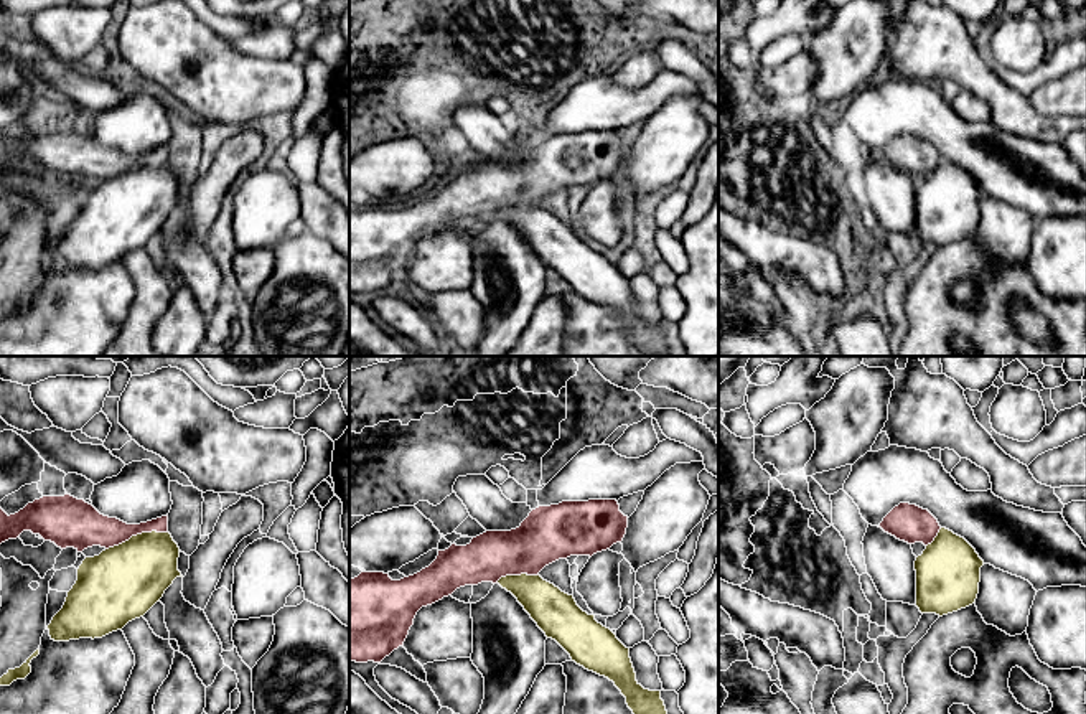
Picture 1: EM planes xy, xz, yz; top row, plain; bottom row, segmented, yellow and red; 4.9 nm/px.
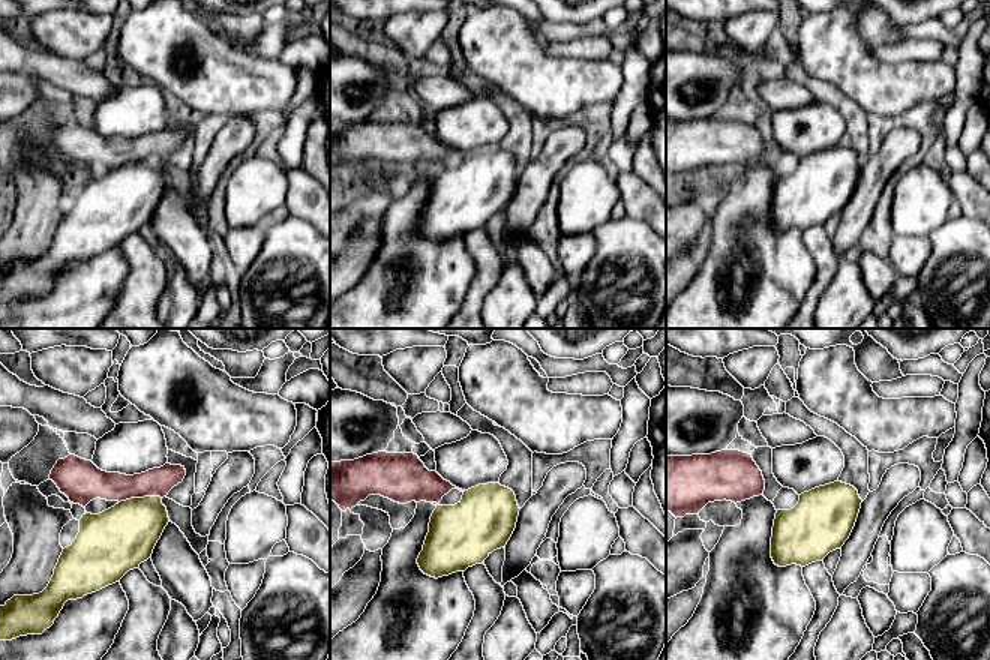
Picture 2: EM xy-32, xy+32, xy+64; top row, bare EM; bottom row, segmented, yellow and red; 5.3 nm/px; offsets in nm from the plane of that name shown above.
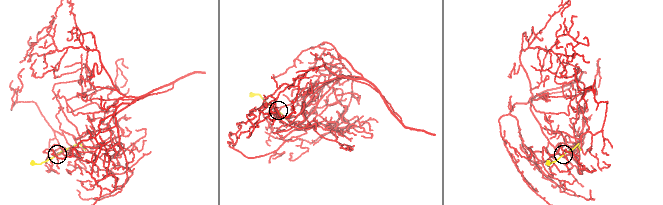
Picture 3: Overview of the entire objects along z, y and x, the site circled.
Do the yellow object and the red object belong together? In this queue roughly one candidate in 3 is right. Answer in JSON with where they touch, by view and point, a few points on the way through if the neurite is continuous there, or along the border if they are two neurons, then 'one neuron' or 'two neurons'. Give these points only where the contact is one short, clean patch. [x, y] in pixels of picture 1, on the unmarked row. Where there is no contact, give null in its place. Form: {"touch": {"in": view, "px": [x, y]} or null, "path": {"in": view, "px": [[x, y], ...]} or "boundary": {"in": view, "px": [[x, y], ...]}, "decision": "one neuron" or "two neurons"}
{"touch": {"in": "xy", "px": [137, 165]}, "boundary": {"in": "xy", "px": [[167, 162], [142, 162], [106, 180]]}, "decision": "two neurons"}

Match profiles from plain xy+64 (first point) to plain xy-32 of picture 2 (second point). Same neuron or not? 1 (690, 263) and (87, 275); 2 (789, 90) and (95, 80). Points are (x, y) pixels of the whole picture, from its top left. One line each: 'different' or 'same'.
1: different
2: same

